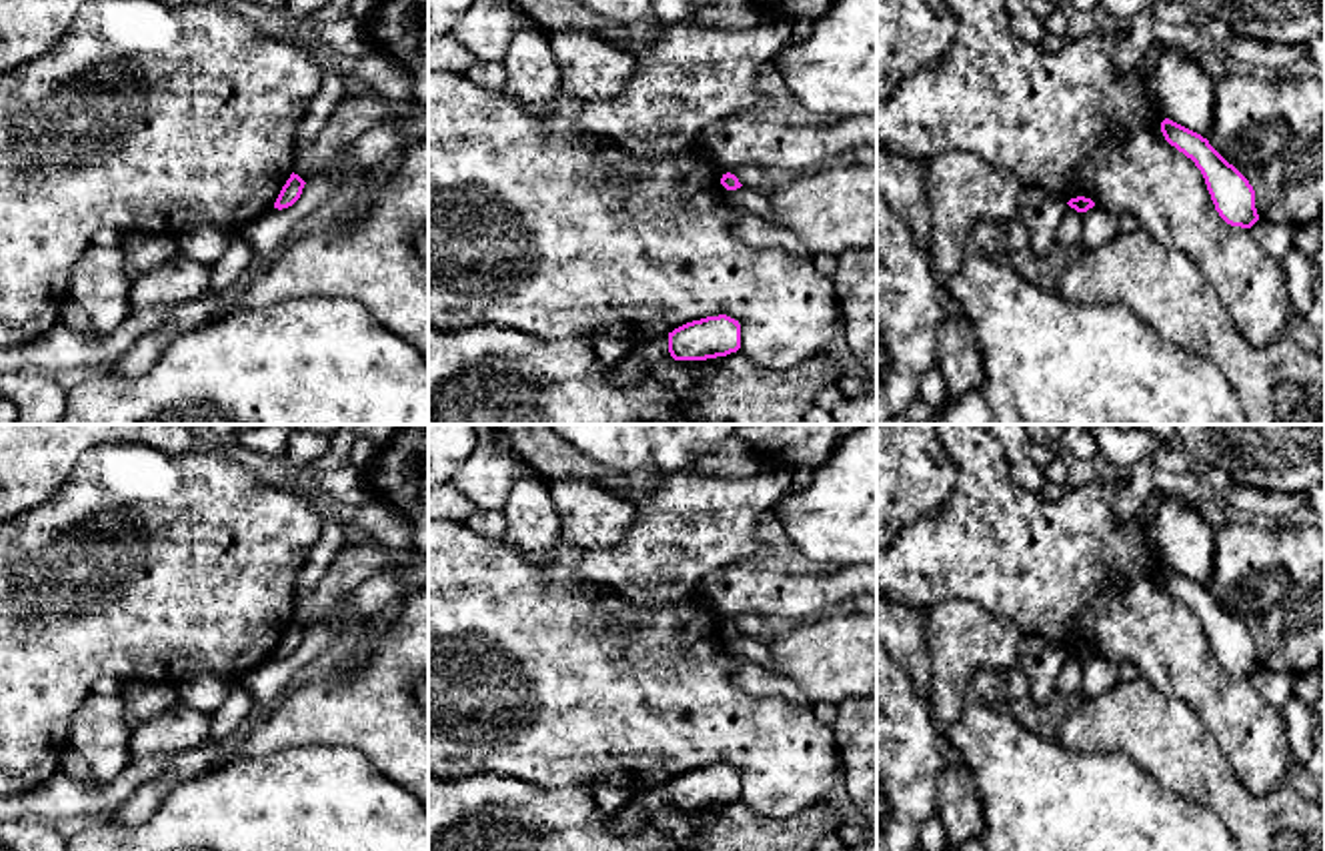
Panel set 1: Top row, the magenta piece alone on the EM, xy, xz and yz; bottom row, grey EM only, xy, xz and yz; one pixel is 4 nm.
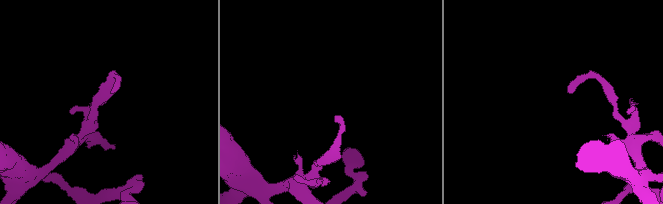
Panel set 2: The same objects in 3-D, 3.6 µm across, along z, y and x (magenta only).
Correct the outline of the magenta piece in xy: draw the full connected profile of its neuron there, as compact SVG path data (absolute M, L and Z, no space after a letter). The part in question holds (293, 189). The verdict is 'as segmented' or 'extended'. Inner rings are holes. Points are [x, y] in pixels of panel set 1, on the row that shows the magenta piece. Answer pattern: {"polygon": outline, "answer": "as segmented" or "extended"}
{"polygon": "M292 172L276 198L274 208L282 210L292 206L300 198L304 184L306 182Z", "answer": "as segmented"}

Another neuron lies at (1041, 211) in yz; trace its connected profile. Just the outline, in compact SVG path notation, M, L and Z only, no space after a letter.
M1023 186L1019 216L1025 222L1029 248L1027 252L1041 260L1053 246L1059 224L1067 212L1069 204L1051 194L1041 186Z

